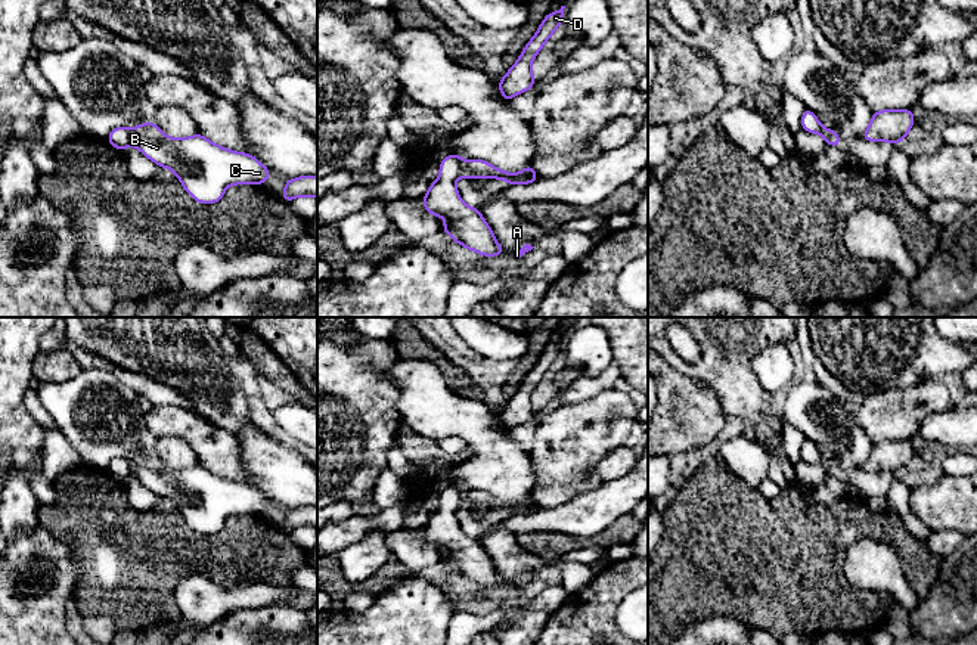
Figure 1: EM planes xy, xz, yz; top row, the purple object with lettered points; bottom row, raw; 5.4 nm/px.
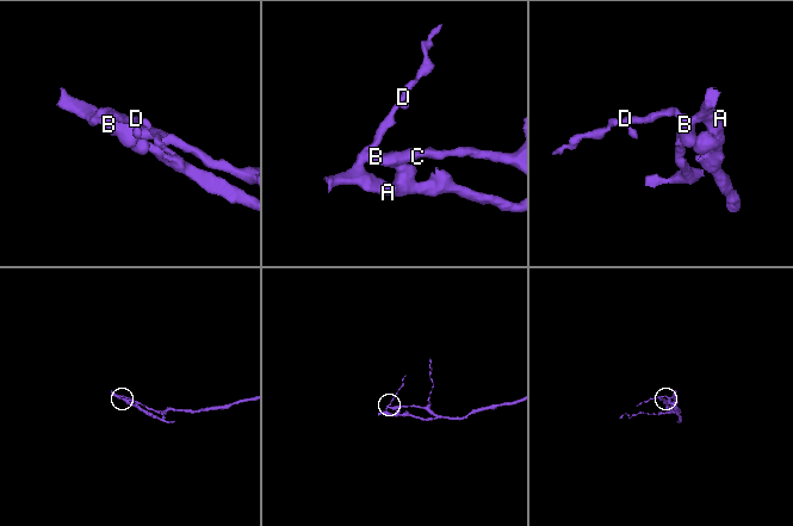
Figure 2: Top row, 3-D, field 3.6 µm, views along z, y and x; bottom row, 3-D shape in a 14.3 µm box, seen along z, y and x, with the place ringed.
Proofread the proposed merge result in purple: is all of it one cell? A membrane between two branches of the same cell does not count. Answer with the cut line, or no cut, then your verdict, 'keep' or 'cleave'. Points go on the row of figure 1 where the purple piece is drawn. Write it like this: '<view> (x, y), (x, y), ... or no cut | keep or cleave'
xy (129, 130), (130, 143) | cleave

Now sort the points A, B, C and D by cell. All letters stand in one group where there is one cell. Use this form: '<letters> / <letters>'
A D / B C

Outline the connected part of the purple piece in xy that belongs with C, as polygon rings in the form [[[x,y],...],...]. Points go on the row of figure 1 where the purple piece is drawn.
[[[155,123],[130,130],[130,145],[161,168],[170,168],[199,204],[221,201],[230,184],[264,184],[270,170],[255,156],[221,148],[202,134],[167,137]]]

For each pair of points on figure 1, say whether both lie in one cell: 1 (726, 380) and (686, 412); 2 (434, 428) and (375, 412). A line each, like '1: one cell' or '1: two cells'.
1: two cells
2: two cells

